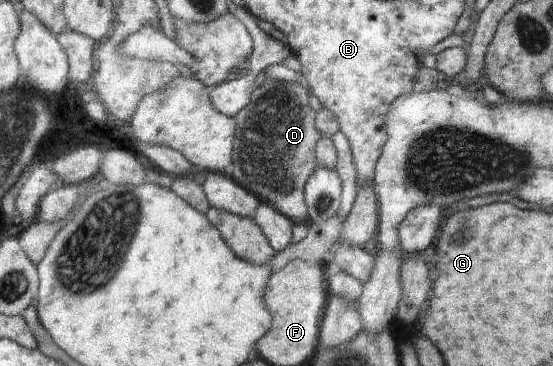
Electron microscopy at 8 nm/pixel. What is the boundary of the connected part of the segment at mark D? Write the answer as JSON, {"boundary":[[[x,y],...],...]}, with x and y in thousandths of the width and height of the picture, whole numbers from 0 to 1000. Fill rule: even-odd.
{"boundary":[[[481,213],[456,254],[450,287],[427,314],[418,486],[526,601],[555,601],[550,514],[577,454],[571,393],[582,366],[571,342],[571,303],[559,287],[559,257],[561,246],[541,227]]]}

